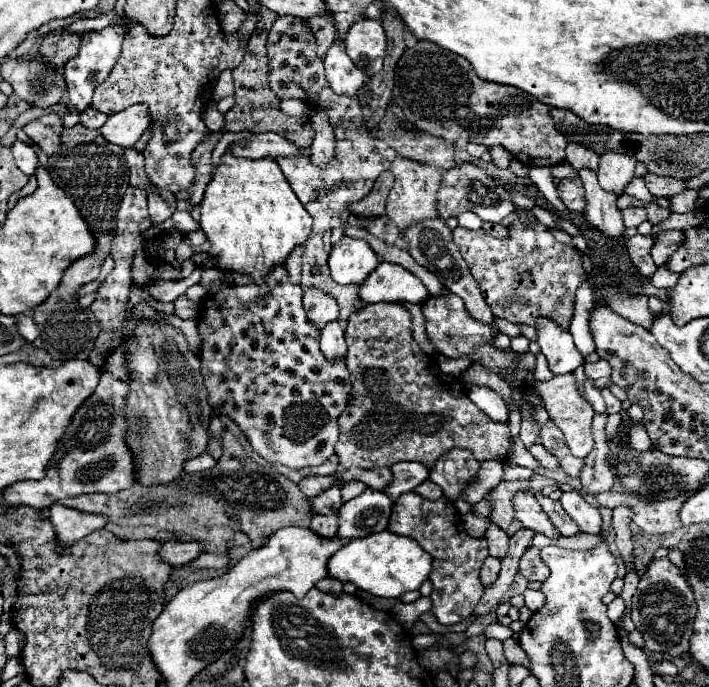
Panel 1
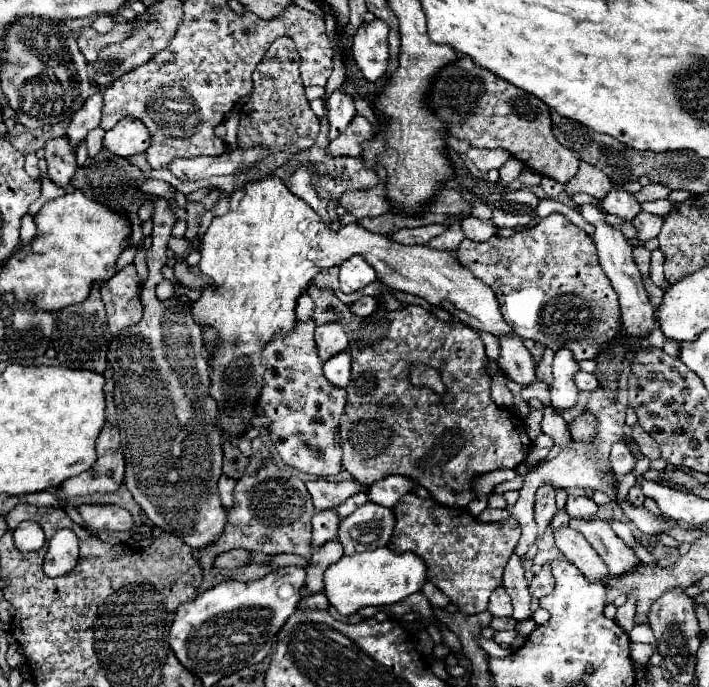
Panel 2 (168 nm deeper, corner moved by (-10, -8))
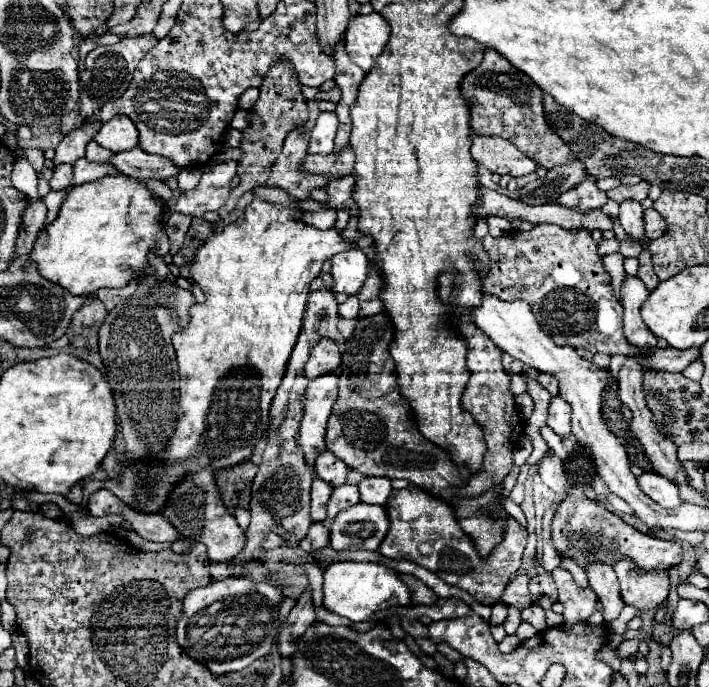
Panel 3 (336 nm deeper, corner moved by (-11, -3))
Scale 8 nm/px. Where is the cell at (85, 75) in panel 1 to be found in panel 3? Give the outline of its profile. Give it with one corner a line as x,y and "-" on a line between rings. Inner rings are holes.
92,121
92,123
86,123
86,125
78,125
74,131
70,131
62,141
60,145
56,147
56,155
54,155
54,165
60,165
60,163
68,163
68,165
74,165
80,157
84,157
86,153
86,145
94,139
96,131
100,129
100,121

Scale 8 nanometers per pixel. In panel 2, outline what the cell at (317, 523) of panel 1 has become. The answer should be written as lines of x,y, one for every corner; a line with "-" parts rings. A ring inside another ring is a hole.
337,540
325,542
319,546
319,550
313,552
309,566
307,566
307,582
305,582
305,592
319,592
323,590
323,572
327,570
329,564
337,562
343,556
343,546

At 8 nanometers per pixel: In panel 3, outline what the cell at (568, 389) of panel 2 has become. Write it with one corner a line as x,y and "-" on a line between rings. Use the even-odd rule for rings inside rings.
552,397
552,405
550,405
550,413
548,413
546,425
562,439
572,433
570,411
572,409
570,409
570,405
566,401
560,401
560,397

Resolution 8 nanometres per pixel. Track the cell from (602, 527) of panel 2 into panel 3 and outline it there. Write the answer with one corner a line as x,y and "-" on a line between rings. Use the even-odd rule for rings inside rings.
628,559
618,561
614,571
618,575
622,599
626,605
636,607
638,611
646,611
666,601
670,589
666,571
642,571

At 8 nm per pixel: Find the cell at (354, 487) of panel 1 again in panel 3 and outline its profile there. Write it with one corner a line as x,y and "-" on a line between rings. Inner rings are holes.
340,485
340,487
336,487
336,489
332,491
332,497
330,497
328,505
326,505
328,517
334,519
340,511
356,505
358,501
360,501
360,497
358,497
358,487
354,487
354,485

